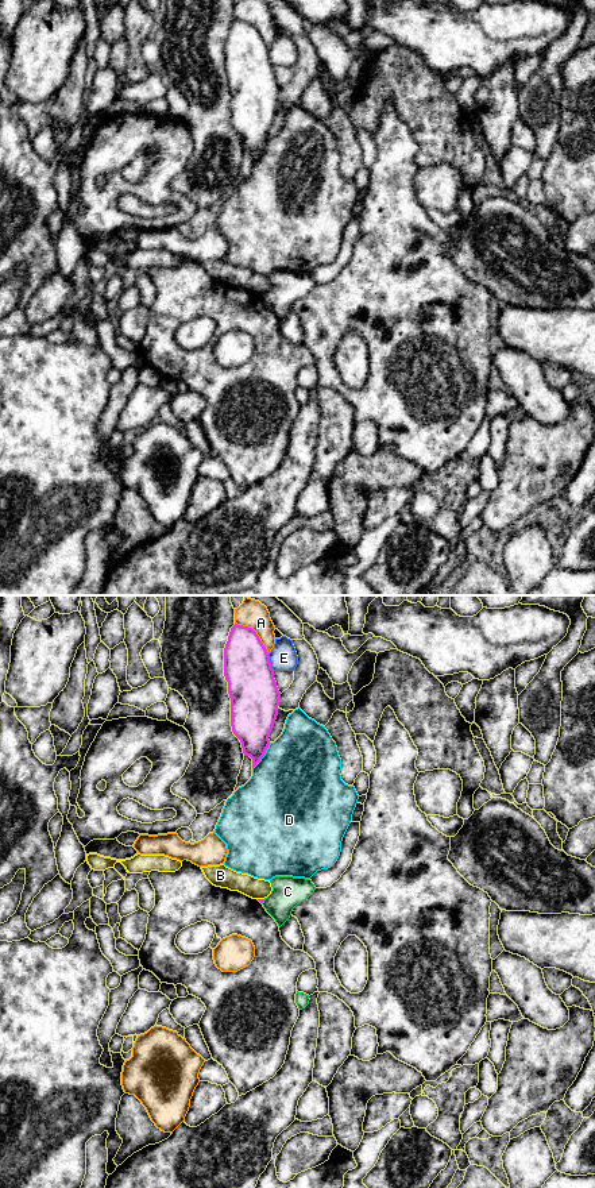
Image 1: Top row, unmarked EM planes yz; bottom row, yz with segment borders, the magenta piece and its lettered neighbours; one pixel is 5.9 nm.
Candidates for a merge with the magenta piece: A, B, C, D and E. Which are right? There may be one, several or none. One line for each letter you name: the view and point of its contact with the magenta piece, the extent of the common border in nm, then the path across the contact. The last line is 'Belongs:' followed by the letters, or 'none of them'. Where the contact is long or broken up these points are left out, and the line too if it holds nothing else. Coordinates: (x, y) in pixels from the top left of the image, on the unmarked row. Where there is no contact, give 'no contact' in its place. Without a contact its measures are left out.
Belongs: none of them

